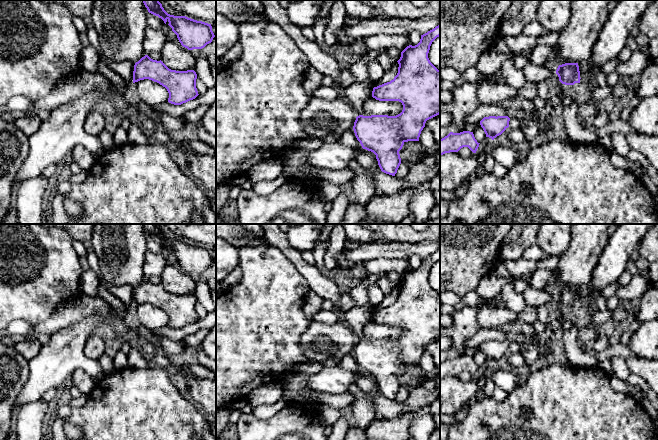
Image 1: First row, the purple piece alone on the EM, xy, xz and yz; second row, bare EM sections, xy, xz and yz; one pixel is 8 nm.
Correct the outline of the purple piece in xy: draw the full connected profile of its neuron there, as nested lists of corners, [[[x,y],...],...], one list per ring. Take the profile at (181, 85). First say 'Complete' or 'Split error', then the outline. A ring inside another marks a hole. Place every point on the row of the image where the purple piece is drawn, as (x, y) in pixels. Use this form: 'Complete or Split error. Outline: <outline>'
Complete. Outline: [[[148,55],[134,65],[133,83],[144,79],[165,87],[169,93],[168,102],[174,105],[181,105],[199,95],[196,88],[197,74],[194,70],[171,70],[161,60],[153,60]]]

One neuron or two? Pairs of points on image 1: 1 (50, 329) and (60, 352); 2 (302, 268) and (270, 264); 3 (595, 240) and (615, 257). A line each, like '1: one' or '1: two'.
1: two
2: two
3: two

